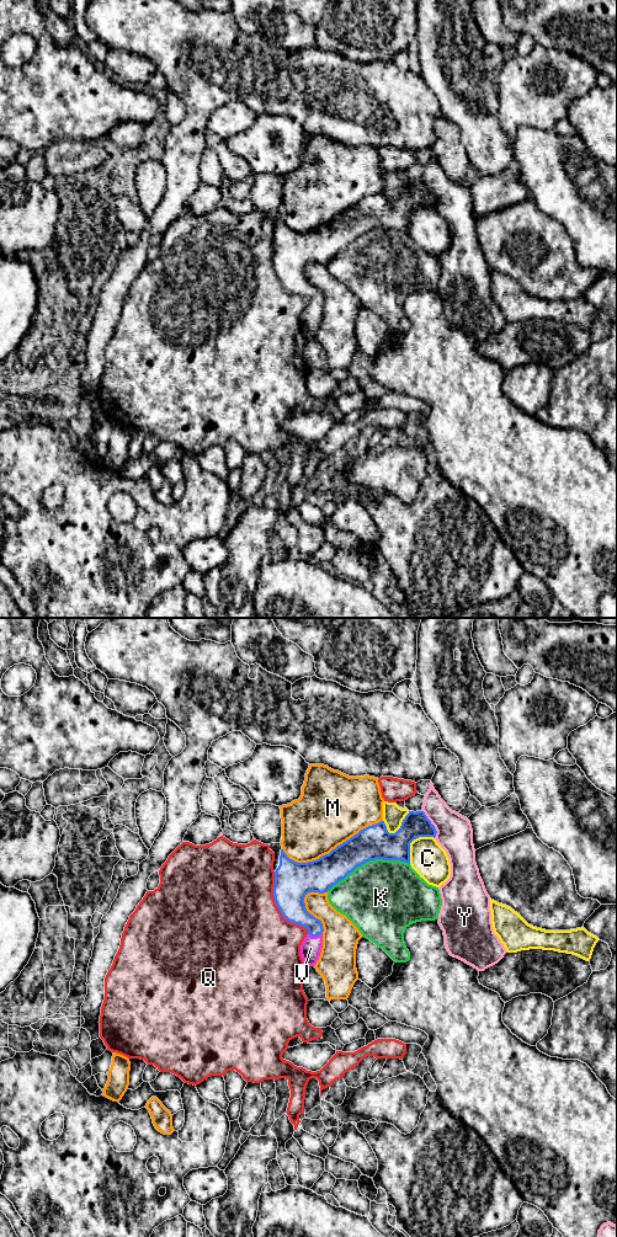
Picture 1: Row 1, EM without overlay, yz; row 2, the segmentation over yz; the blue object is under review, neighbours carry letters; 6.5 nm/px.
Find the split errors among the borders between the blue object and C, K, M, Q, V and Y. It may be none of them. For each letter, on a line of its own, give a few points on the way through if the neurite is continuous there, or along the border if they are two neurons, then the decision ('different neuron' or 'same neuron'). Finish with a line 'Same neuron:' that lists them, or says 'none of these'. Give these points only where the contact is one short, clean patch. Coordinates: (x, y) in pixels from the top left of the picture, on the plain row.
C: different neuron
K: different neuron
M: different neuron
Q: different neuron
V: runs through yz (292, 276), (315, 299), (315, 305), (310, 318); same neuron
Y: different neuron
Same neuron: V

